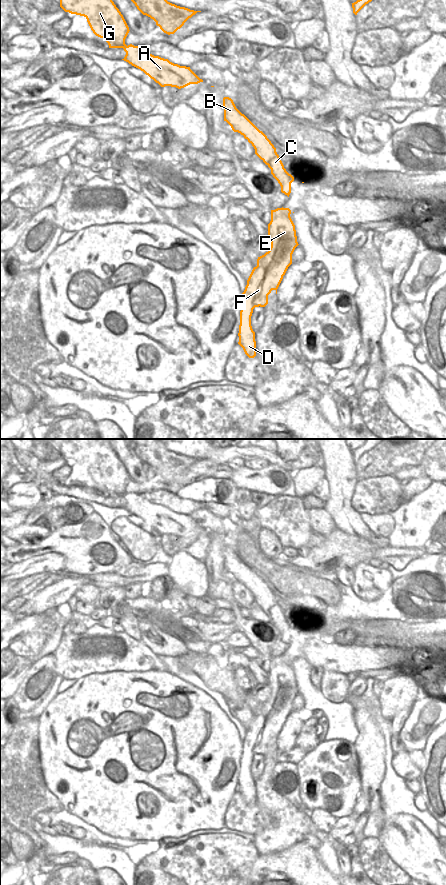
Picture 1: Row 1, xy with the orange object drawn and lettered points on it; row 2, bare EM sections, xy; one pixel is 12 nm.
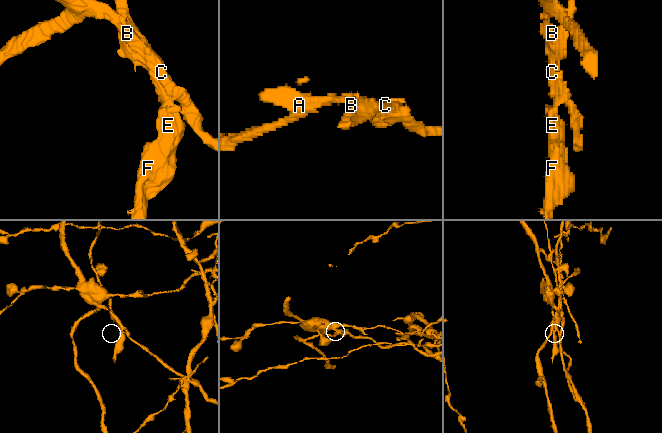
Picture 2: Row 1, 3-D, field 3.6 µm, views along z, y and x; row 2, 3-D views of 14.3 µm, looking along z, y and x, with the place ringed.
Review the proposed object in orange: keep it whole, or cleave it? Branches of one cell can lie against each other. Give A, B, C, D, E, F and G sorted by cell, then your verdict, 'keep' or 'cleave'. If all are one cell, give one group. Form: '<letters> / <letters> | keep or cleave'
A B C G / D E F | cleave

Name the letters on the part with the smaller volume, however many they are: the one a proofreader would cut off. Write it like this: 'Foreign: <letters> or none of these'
Foreign: D, E, F

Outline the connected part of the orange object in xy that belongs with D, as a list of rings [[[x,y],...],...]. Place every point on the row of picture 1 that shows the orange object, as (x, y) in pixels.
[[[289,208],[271,210],[268,224],[268,237],[271,247],[268,252],[258,257],[243,294],[243,306],[240,311],[239,342],[249,358],[256,356],[255,332],[251,326],[251,316],[255,307],[265,307],[268,295],[276,291],[292,264],[292,254],[299,245],[295,225],[290,217]]]

